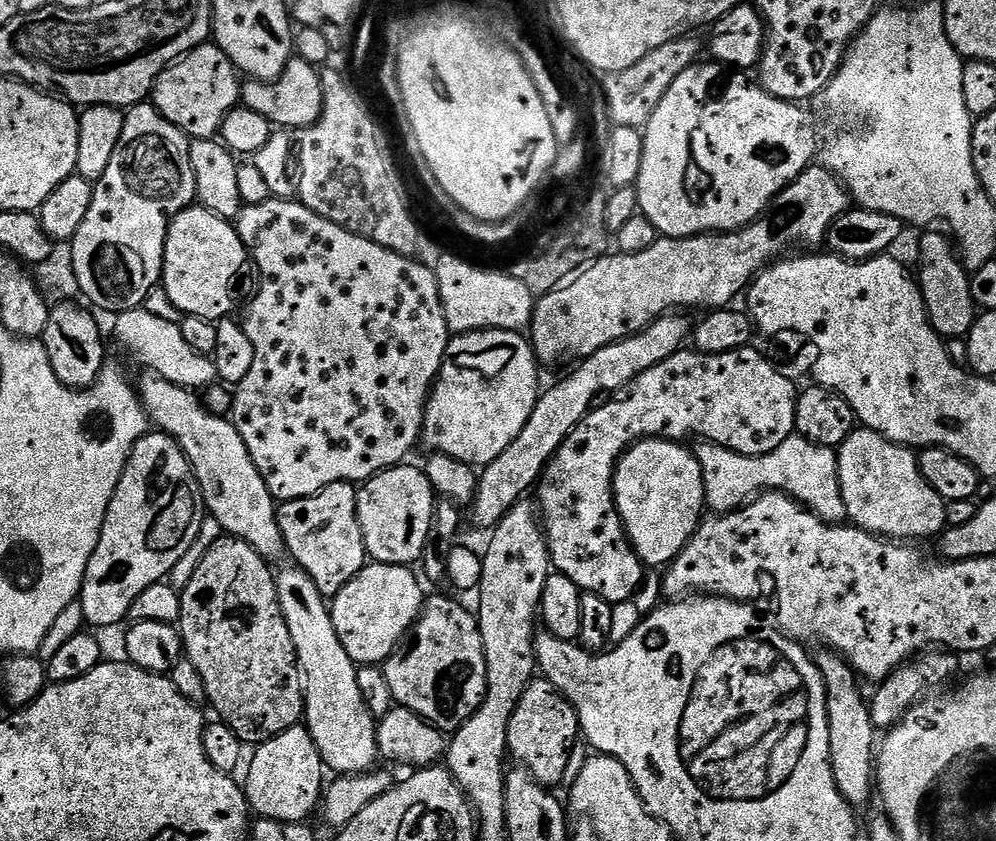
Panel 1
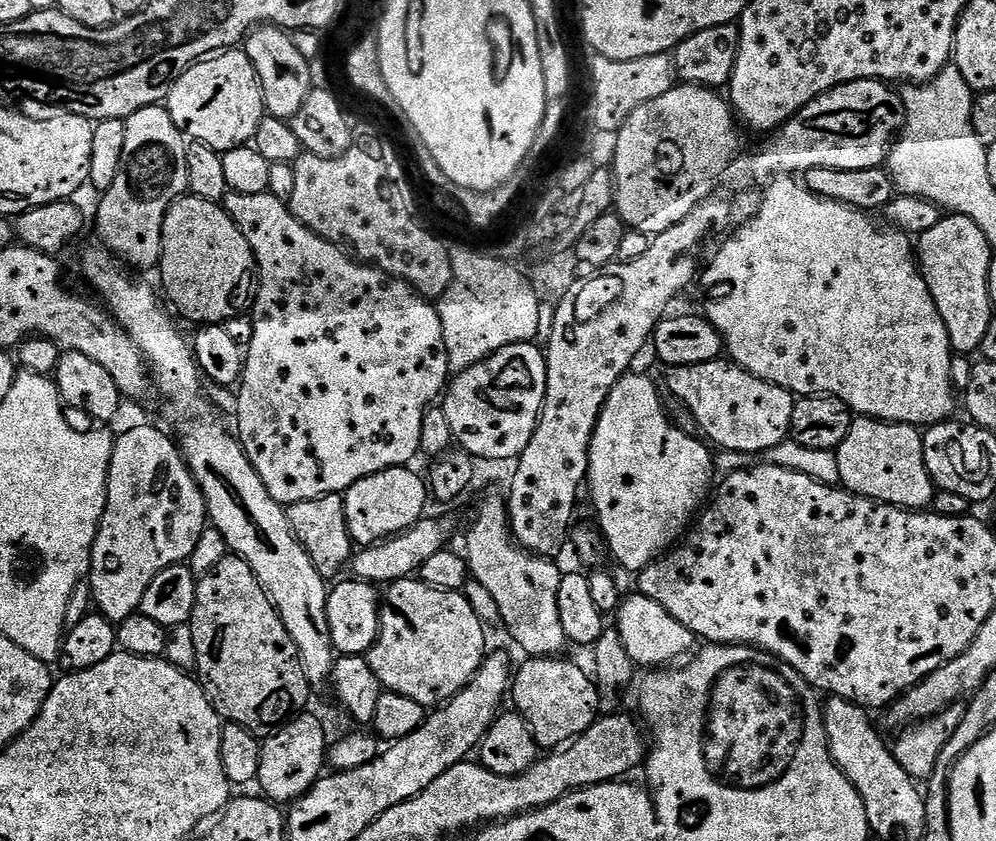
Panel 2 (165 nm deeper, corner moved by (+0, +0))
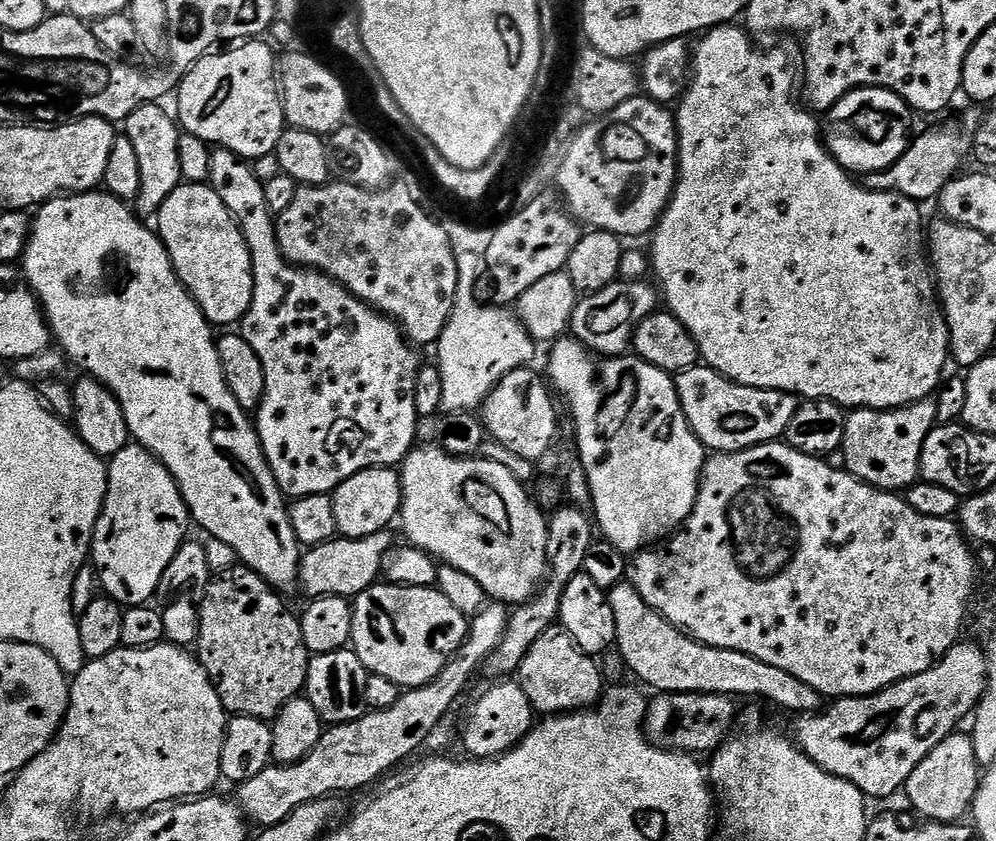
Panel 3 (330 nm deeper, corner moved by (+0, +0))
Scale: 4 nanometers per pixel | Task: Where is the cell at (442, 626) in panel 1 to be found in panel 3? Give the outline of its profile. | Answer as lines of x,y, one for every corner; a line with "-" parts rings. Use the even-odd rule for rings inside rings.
377,582
371,584
366,590
362,590
351,601
352,605
352,638
350,641
351,651
355,652
356,657
362,662
362,666
374,676
390,678
390,682
397,684
402,690
409,688
424,688
430,682
434,682
442,674
442,670
447,666
448,661
452,659
468,638
469,617
464,617
464,612
447,596
444,592
439,592
439,587
419,588
418,586
398,586
387,582

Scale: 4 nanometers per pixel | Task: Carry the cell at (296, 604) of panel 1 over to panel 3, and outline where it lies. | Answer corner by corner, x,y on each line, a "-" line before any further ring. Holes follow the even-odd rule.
103,190
61,194
39,205
35,213
32,232
28,236
28,245
22,257
22,265
24,264
22,275
28,281
32,295
40,301
40,306
44,309
44,319
48,321
55,343
57,345
60,343
59,351
71,363
73,360
81,368
81,373
93,376
98,382
102,382
112,391
114,398
118,398
122,406
122,414
126,414
129,437
135,443
154,453
166,466
166,470
170,470
174,482
180,487
180,493
188,507
188,515
194,521
195,527
197,524
198,527
205,528
208,531
207,535
213,540
226,542
226,546
234,550
236,559
241,565
251,568
262,579
267,580
273,588
285,590
284,588
293,587
295,589
300,574
302,545
297,540
294,526
288,517
289,505
286,503
286,497
280,491
278,482
266,462
260,439
249,413
244,412
242,406
238,406
238,402
234,402
234,394
230,394
226,386
226,378
222,378
222,366
218,362
216,340
214,335
212,336
213,325
209,324
200,307
196,305
196,299
184,289
184,283
176,276
172,259
168,257
163,240
153,229
151,232
143,223
147,224
125,201
118,199
117,196
109,196

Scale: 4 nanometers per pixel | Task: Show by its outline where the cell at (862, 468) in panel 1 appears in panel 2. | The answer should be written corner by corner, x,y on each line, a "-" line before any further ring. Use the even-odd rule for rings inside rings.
853,419
850,434
835,451
840,484
856,496
865,496
896,508
924,510
932,503
934,485
926,470
924,438
915,424
892,424
888,420

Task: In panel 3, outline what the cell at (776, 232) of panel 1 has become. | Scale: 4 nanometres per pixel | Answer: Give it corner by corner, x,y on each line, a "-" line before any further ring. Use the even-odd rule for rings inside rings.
979,111
964,112
960,120
948,120
945,124
922,133
920,137
917,135
909,143
902,158
898,158
898,162
880,172
867,173
862,180
864,187
872,192
897,192
917,202
935,201
940,191
963,169
960,167
963,166
964,159
967,161
971,157
974,134
980,125
980,117

